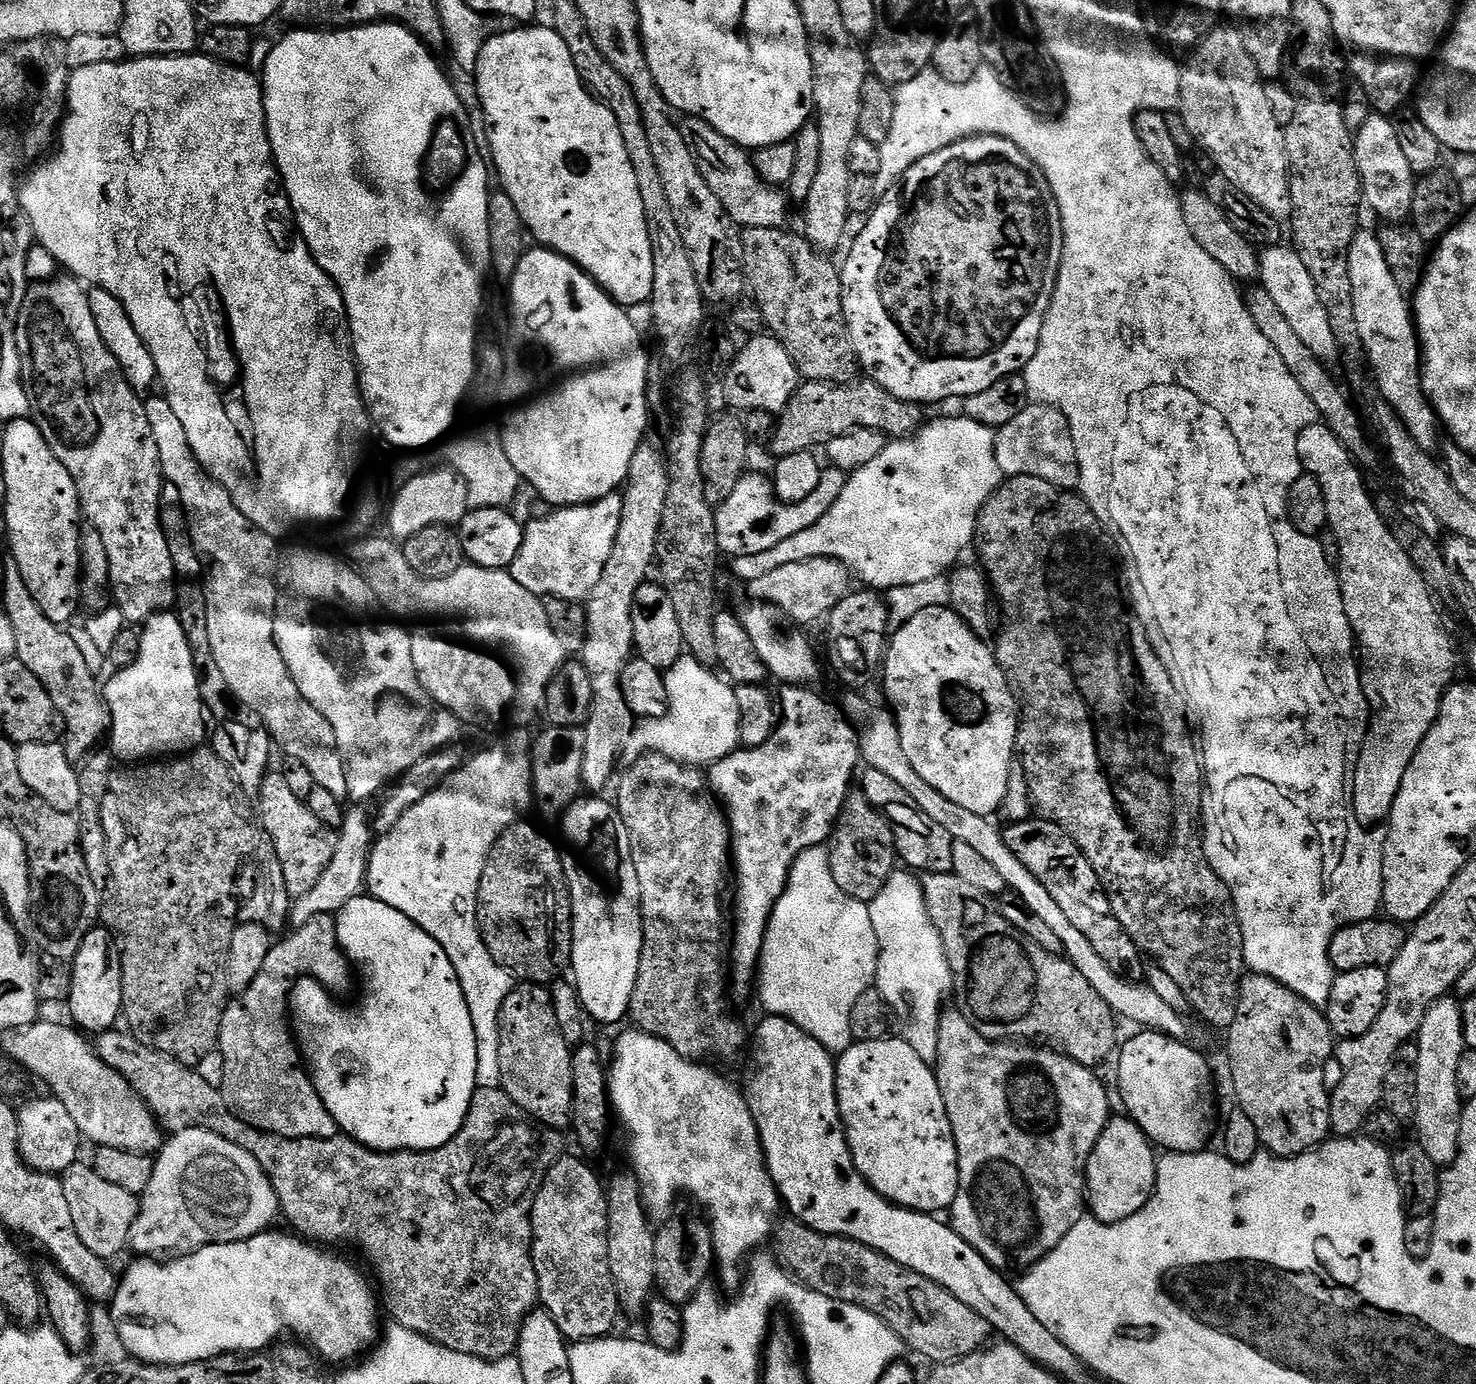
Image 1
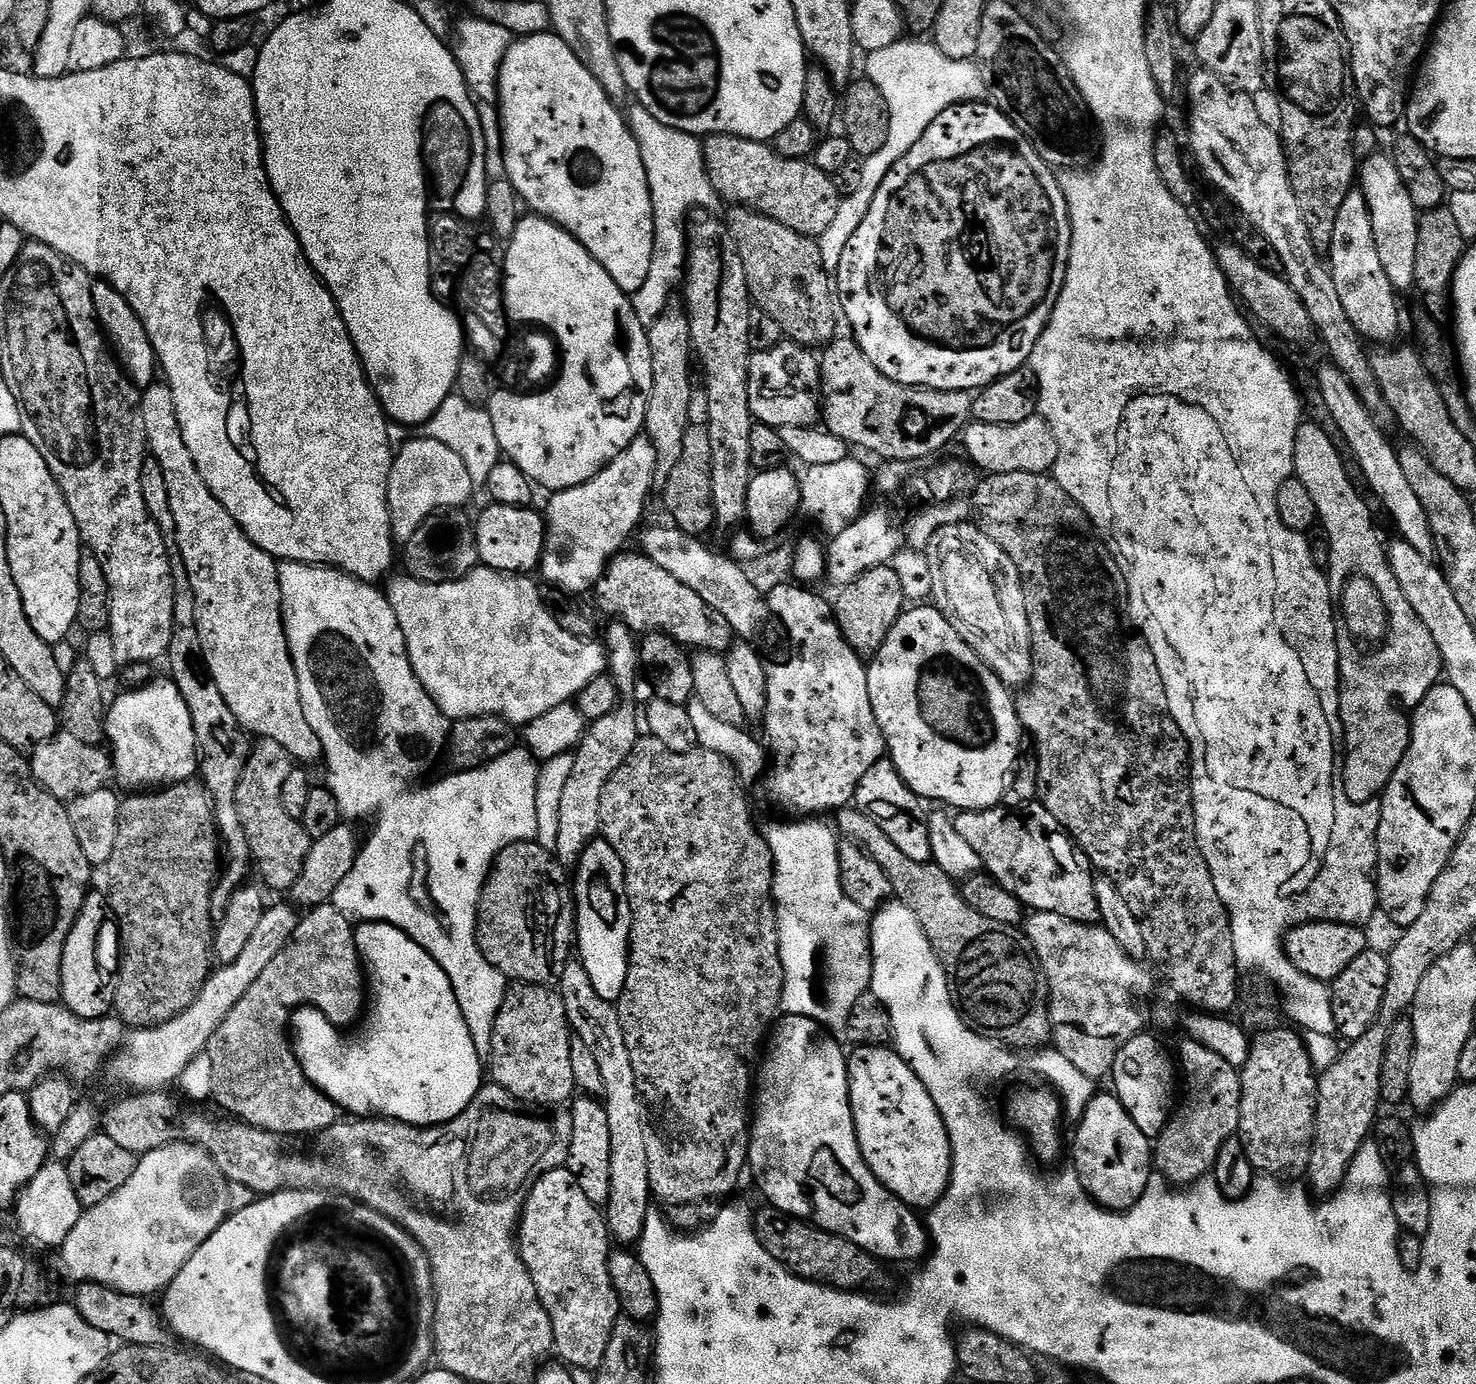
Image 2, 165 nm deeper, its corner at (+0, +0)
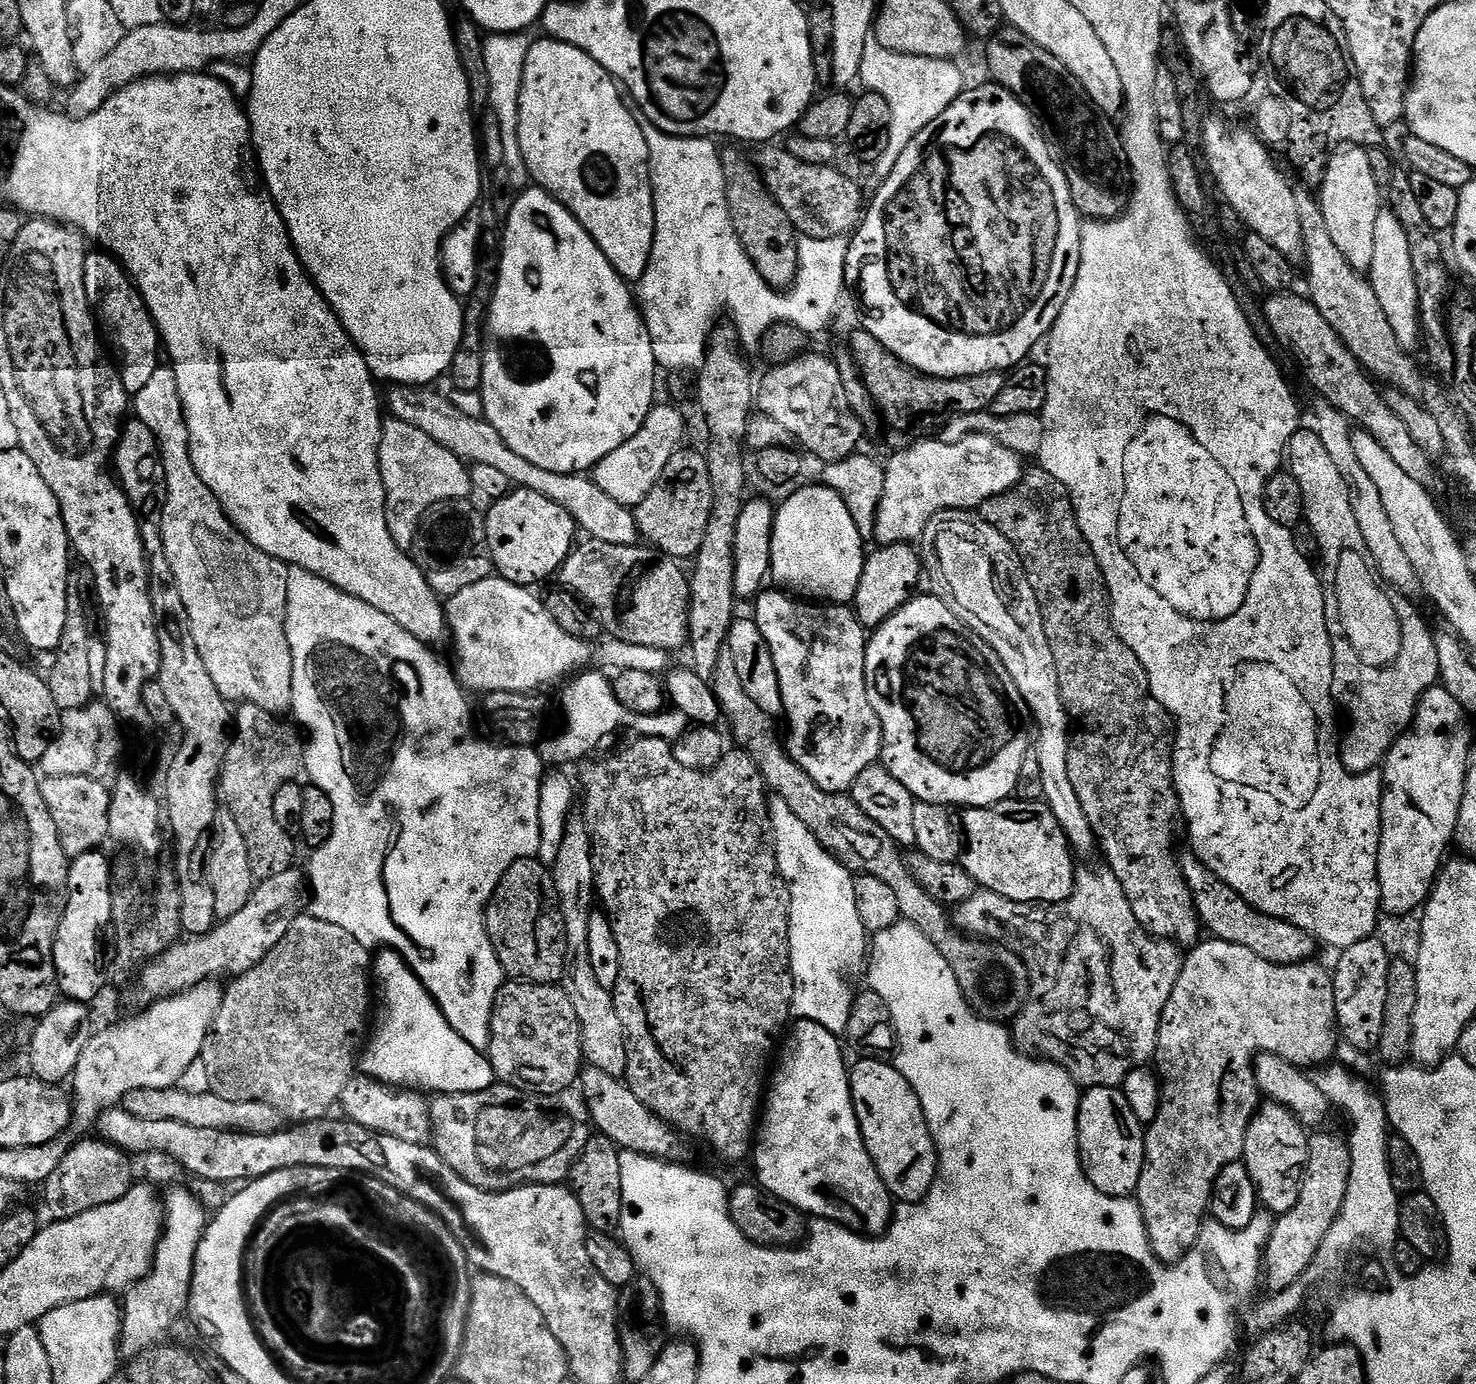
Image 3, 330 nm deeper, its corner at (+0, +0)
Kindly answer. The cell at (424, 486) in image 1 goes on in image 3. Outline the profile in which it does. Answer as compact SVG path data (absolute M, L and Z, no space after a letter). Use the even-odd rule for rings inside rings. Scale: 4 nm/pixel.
M388 418L384 421L380 469L386 486L390 534L399 548L405 550L411 549L420 521L433 506L447 500L468 500L474 492L469 465L446 450L446 446L438 446L430 434L422 434L422 430L401 420Z

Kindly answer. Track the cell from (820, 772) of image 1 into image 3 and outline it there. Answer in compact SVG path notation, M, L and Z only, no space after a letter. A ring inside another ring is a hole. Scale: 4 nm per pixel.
M783 590L761 591L755 597L754 619L758 630L762 630L762 638L766 638L766 644L770 646L770 652L774 654L774 666L778 670L778 680L782 686L782 700L784 702L784 716L788 720L788 732L786 728L786 751L810 778L822 790L837 794L847 793L854 786L858 774L866 770L871 764L877 763L881 759L884 747L884 731L880 725L878 714L872 705L872 699L868 693L868 675L866 674L866 650L868 649L869 633L860 625L860 619L856 617L855 611L851 607L842 604L826 604L823 602L805 602L800 598L793 598Z

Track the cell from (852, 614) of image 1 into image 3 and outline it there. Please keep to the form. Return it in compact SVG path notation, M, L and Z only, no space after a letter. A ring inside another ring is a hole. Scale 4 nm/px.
M886 544L877 547L877 552L869 551L864 561L862 578L858 582L858 594L854 601L856 617L860 619L860 625L865 630L875 630L887 622L895 612L899 611L904 604L917 595L916 587L920 584L920 575L925 575L926 564L919 551L915 552L912 544Z

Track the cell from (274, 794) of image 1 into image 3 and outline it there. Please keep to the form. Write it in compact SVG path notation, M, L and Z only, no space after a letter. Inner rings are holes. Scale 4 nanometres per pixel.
M239 705L234 712L234 735L220 771L219 791L223 799L228 799L226 811L238 822L242 838L246 838L250 870L257 881L274 878L297 863L297 841L278 826L274 814L274 794L284 784L293 783L304 766L306 744L300 741L297 725L293 724L287 724L277 713L262 710L262 706Z

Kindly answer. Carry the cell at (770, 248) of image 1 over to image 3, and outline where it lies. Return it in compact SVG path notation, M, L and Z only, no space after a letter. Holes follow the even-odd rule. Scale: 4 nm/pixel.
M725 147L721 151L720 161L724 167L724 189L726 190L726 202L730 210L730 222L738 234L738 242L742 242L742 250L746 250L746 254L752 259L758 270L758 274L762 274L762 278L771 288L787 290L791 288L792 283L796 280L796 271L800 268L800 240L796 227L790 222L786 210L782 210L782 206L778 206L778 202L770 194L770 190L764 184L764 180L760 176L760 170L755 163L751 159L747 160L736 149L739 147L728 147L732 148L727 149Z

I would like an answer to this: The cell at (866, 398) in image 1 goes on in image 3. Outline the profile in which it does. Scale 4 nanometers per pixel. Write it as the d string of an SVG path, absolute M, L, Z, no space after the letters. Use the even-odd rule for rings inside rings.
M857 330L853 334L850 351L856 363L862 366L866 386L870 390L874 402L880 408L882 424L886 429L886 436L888 432L888 444L892 450L912 448L921 440L935 437L940 429L956 416L989 411L994 398L998 398L998 394L1002 394L1002 386L1005 382L1005 377L998 372L963 376L957 380L942 380L939 376L928 376L925 372L920 372L917 368L902 363L897 356L890 354L890 350L886 350L886 346L882 346L882 342L878 342L878 338L874 338L874 334L863 330Z

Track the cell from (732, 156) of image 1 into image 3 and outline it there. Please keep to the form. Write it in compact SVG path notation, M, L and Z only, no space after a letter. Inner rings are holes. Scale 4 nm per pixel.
M764 146L760 157L755 157L754 163L760 170L760 176L764 184L770 190L770 194L786 210L790 222L796 227L801 237L810 240L839 240L855 233L860 226L860 221L866 211L866 196L860 193L860 188L848 176L843 176L836 166L810 166L810 162L801 162L794 158L794 154L788 152L787 147L772 148L776 146Z

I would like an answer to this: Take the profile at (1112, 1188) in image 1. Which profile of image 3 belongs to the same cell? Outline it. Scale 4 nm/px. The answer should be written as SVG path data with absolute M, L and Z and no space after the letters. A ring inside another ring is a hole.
M1090 1088L1081 1095L1078 1110L1078 1146L1086 1178L1102 1194L1131 1197L1140 1186L1144 1169L1145 1125L1134 1118L1120 1088Z

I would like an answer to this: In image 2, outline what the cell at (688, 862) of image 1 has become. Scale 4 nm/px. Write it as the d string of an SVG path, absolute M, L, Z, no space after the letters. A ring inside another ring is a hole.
M650 734L641 735L634 750L630 750L630 758L626 758L626 762L622 762L618 770L614 770L610 782L606 782L606 790L602 790L600 836L607 840L610 846L614 846L614 850L618 850L618 858L622 858L632 911L626 986L619 1000L615 1001L615 1006L622 1022L626 1050L630 1050L630 1062L634 1066L641 1093L649 1101L661 1100L662 1103L668 1104L677 1126L680 1127L677 1132L660 1132L657 1136L656 1133L649 1134L646 1138L646 1158L650 1158L650 1182L655 1207L673 1228L685 1234L695 1233L712 1223L722 1205L731 1197L728 1195L739 1186L740 1175L749 1167L750 1101L754 1096L754 1073L758 1068L762 1045L781 1015L784 999L780 931L776 921L776 901L772 898L772 883L776 870L772 867L772 851L765 833L756 829L752 804L746 793L748 792L741 783L739 774L726 757L699 746L692 752L666 750L666 746L662 746L662 742L658 742L658 738Z

